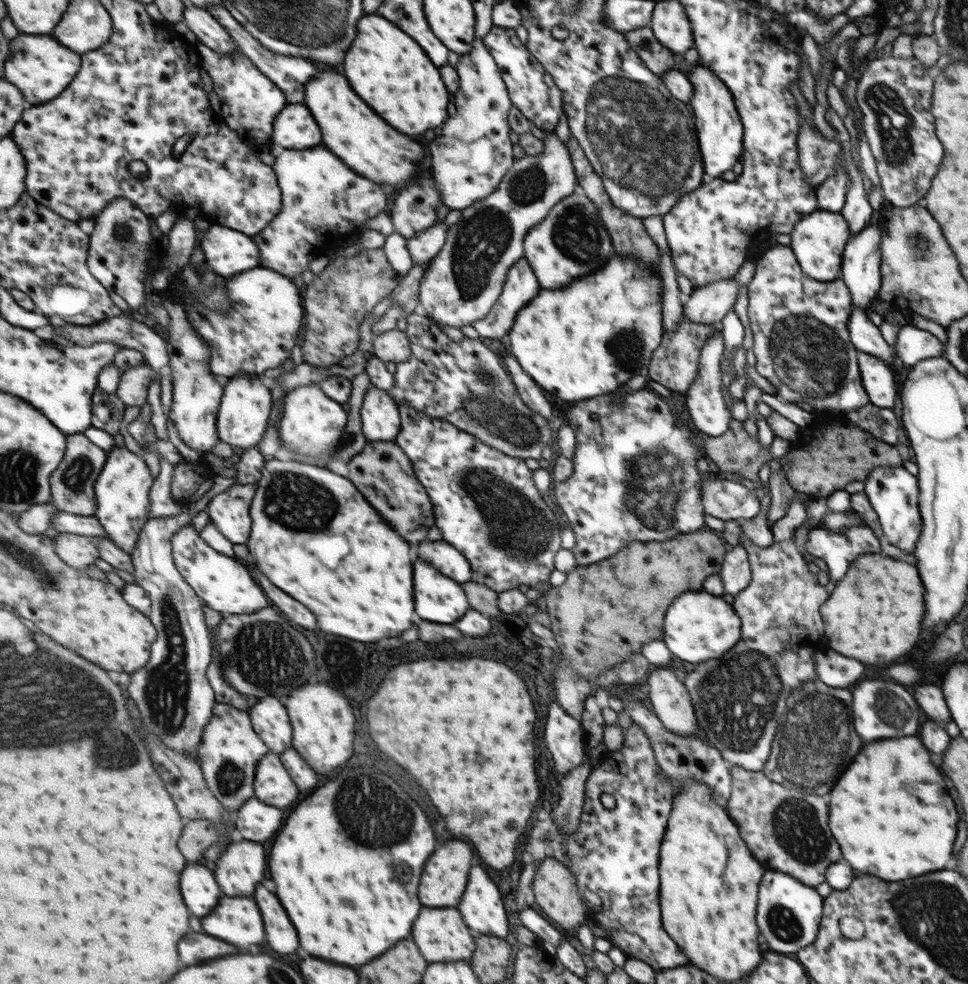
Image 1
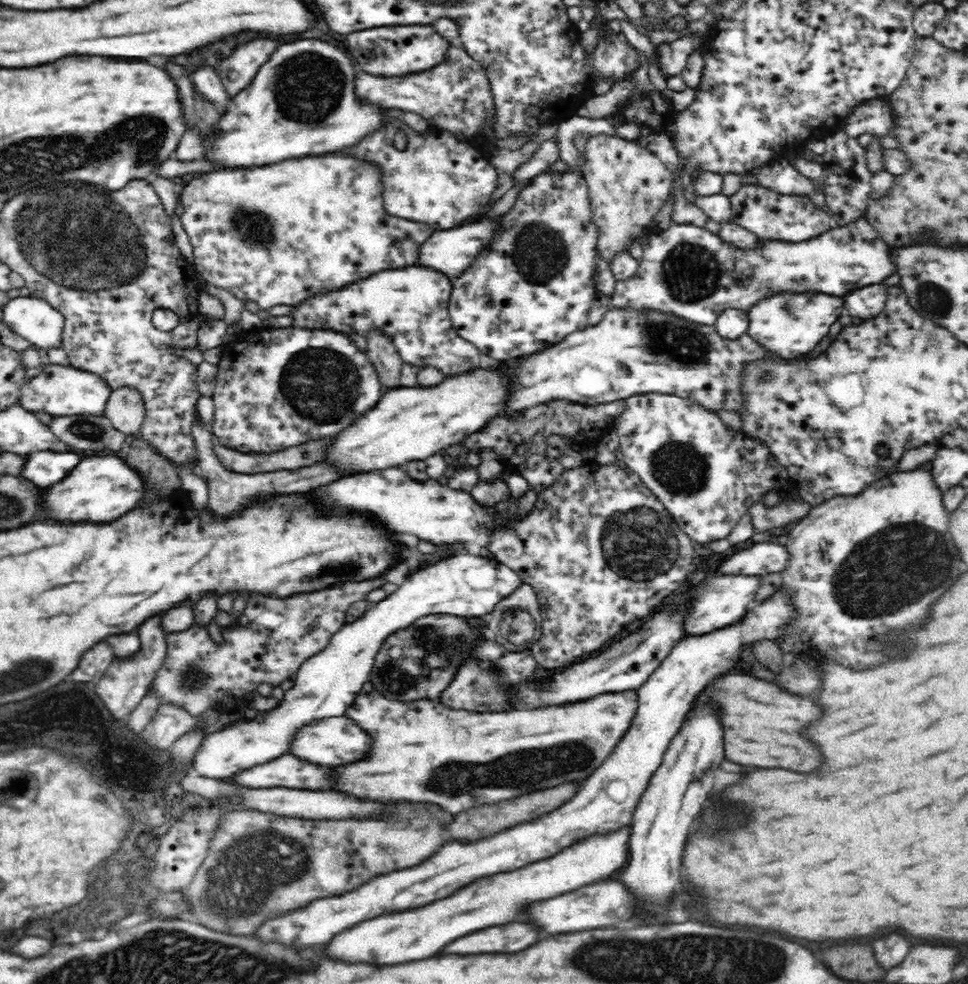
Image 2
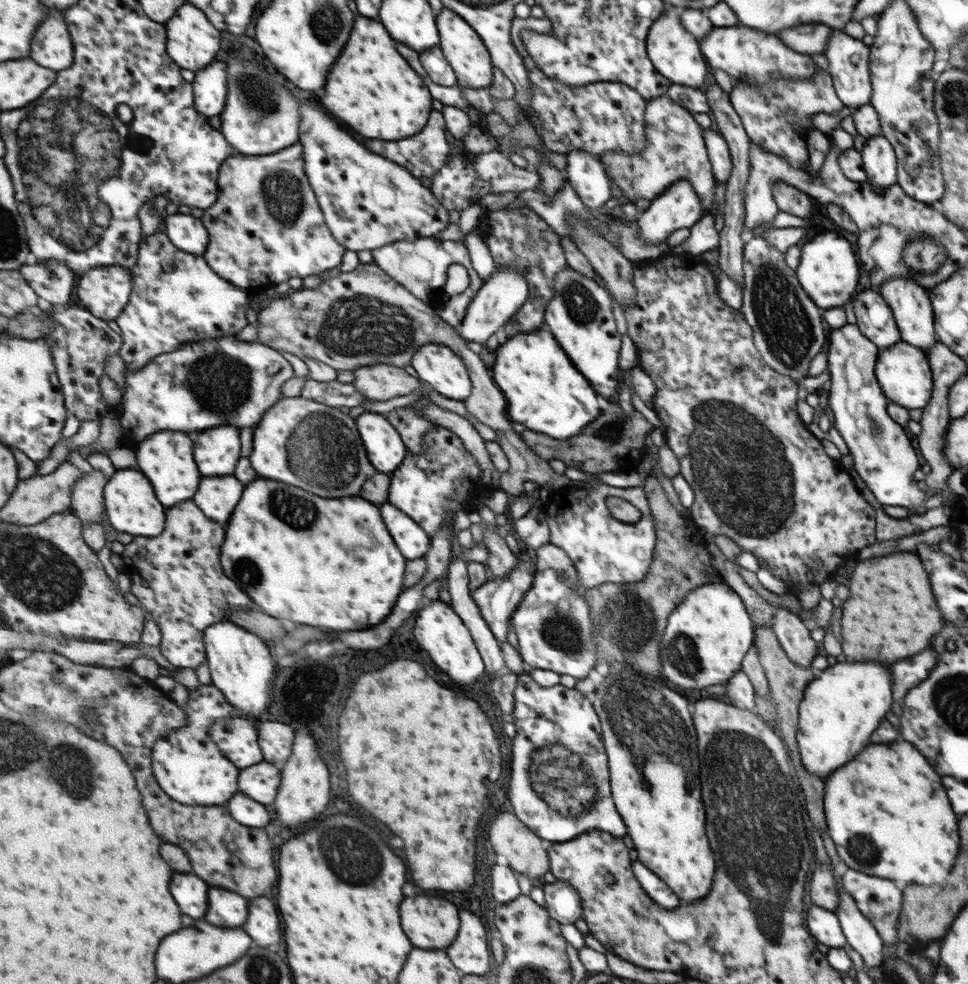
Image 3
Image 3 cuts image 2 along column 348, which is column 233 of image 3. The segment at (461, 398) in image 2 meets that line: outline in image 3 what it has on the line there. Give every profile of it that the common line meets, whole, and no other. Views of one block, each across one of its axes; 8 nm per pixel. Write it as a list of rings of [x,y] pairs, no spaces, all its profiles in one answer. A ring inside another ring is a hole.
[[[235,426],[213,428],[213,432],[203,432],[197,440],[197,466],[205,476],[235,474],[239,458],[241,438]]]

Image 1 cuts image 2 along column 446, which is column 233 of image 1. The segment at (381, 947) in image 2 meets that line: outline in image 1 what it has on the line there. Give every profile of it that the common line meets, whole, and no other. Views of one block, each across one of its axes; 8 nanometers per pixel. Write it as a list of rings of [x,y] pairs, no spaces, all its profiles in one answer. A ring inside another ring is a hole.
[[[223,896],[217,912],[203,918],[203,928],[207,934],[219,940],[239,944],[241,950],[249,948],[247,944],[259,944],[267,940],[263,914],[251,896]]]

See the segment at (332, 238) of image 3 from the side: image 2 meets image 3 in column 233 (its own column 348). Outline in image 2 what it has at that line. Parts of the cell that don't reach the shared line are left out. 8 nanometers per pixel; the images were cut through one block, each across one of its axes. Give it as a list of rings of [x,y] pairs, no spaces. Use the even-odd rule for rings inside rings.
[[[302,156],[302,158],[292,158],[284,160],[280,164],[268,164],[268,166],[254,166],[254,168],[242,168],[242,170],[216,170],[210,174],[204,174],[200,178],[190,180],[184,184],[180,204],[178,204],[178,214],[180,222],[190,236],[190,244],[194,246],[194,268],[196,272],[202,274],[208,286],[216,290],[226,290],[232,292],[238,300],[242,302],[256,302],[264,312],[270,312],[274,306],[290,306],[296,308],[302,304],[302,300],[310,298],[312,294],[318,292],[334,292],[340,290],[342,286],[354,284],[362,278],[370,278],[374,272],[386,270],[386,268],[406,268],[406,264],[416,264],[418,258],[418,244],[426,242],[430,234],[434,232],[434,226],[426,226],[424,222],[414,222],[414,220],[404,220],[386,214],[384,210],[384,184],[380,180],[380,172],[374,164],[368,164],[364,160],[356,160],[350,156]]]

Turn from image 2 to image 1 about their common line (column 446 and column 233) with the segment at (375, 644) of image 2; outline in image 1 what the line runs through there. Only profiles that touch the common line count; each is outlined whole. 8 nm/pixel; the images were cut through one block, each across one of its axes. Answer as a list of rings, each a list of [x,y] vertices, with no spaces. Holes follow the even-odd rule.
[[[191,524],[173,536],[173,554],[177,568],[197,590],[207,608],[229,616],[249,616],[269,606],[269,598],[265,596],[263,588],[255,582],[251,572],[245,568],[245,562],[211,548],[211,544],[203,536],[199,536],[199,532]]]

